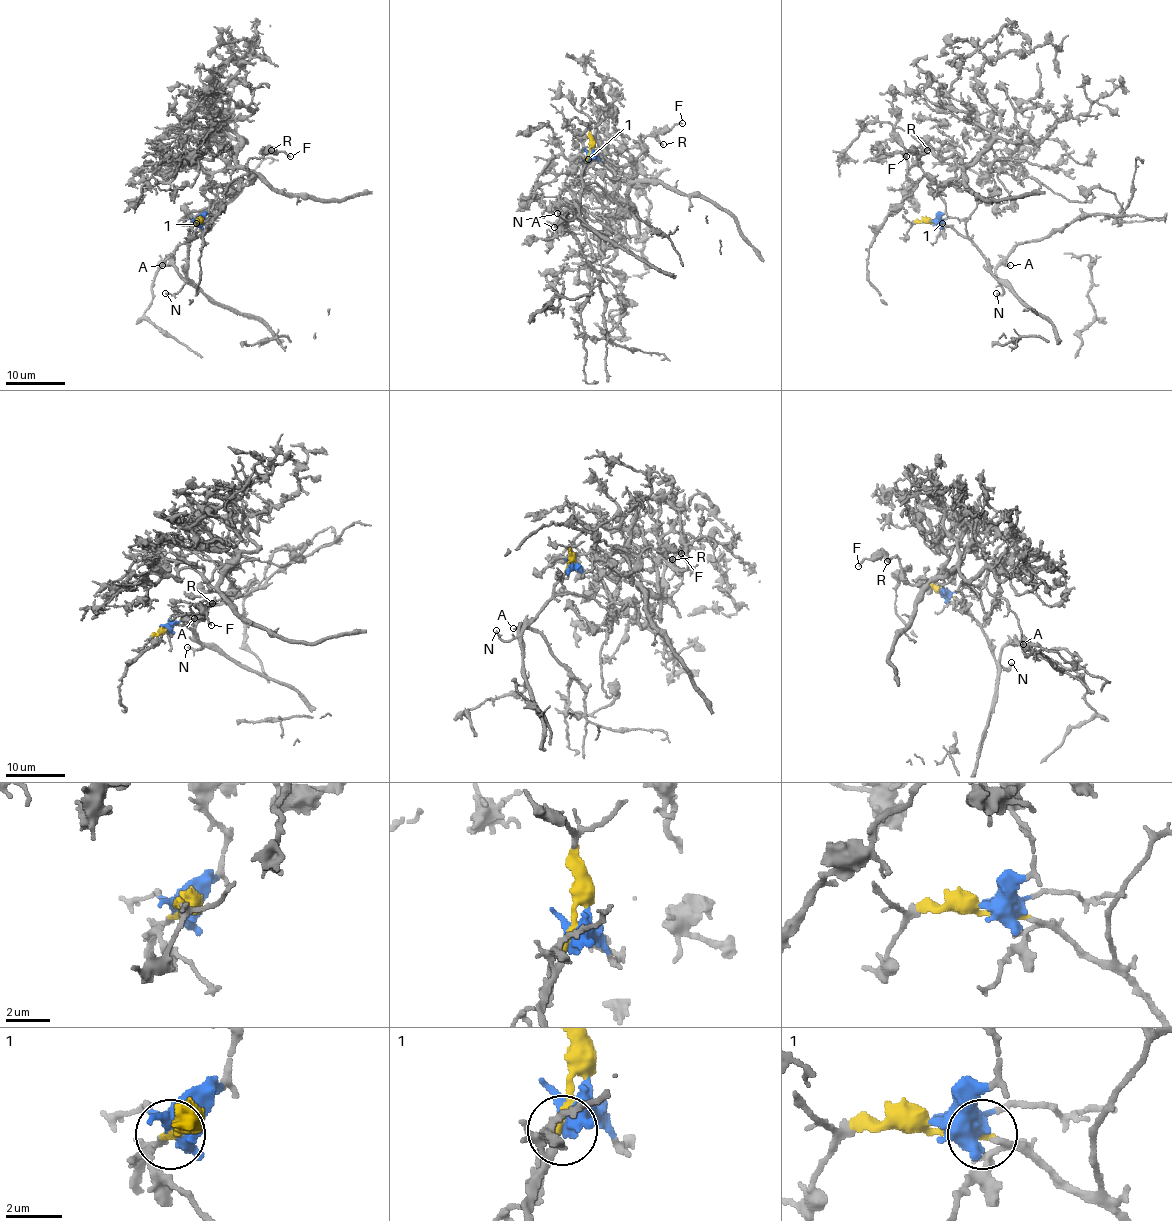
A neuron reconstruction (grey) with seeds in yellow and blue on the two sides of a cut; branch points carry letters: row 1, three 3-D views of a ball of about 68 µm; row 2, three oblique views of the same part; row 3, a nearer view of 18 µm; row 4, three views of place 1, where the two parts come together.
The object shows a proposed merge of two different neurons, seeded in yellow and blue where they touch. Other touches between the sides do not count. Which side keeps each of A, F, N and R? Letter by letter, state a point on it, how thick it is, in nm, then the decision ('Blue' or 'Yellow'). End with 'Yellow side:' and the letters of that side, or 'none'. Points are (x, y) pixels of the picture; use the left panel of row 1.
A: Place: (162, 265). Thickness 150 nm. Yellow
F: Place: (290, 156). Thickness 160 nm. Blue
N: Place: (165, 293). Thickness 200 nm. Yellow
R: Place: (271, 150). Thickness 180 nm. Blue
Yellow side: A, N

